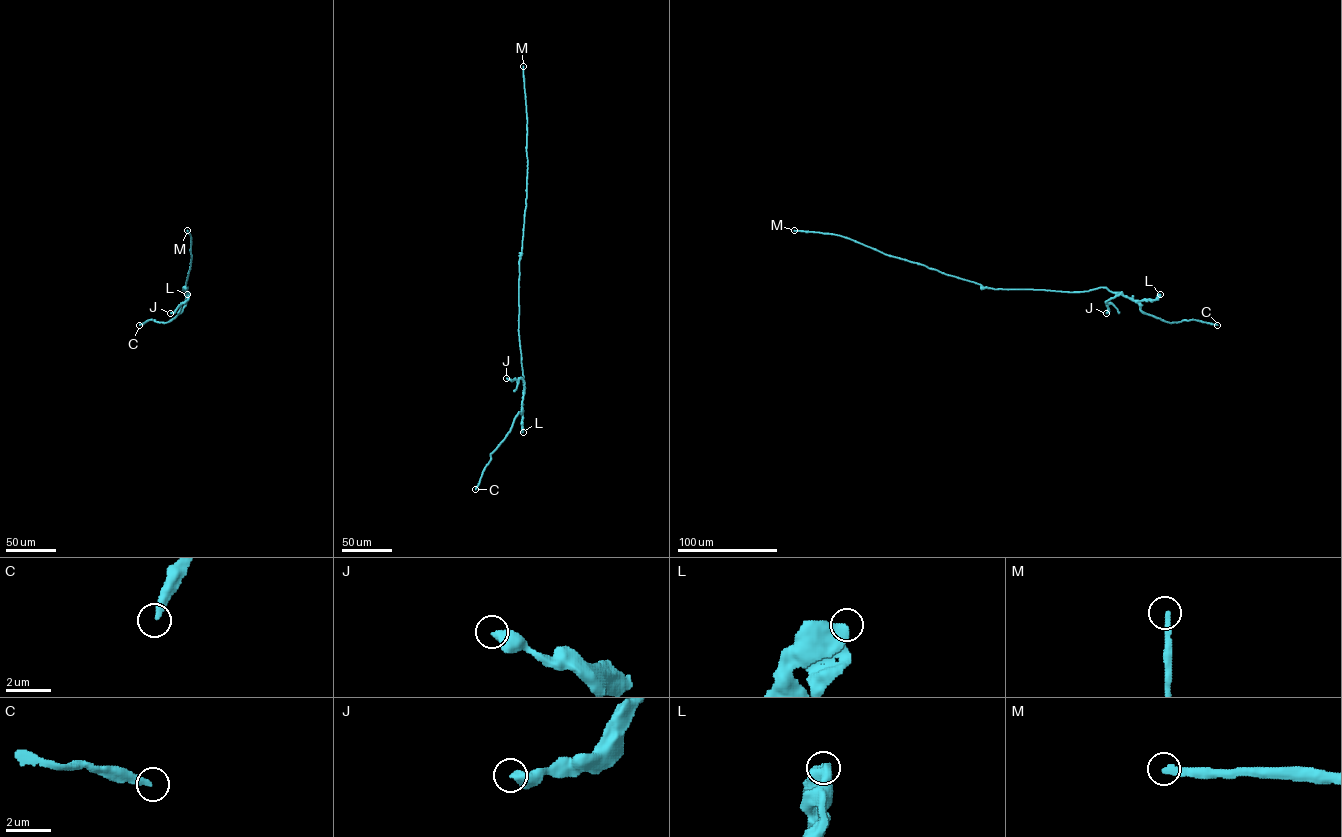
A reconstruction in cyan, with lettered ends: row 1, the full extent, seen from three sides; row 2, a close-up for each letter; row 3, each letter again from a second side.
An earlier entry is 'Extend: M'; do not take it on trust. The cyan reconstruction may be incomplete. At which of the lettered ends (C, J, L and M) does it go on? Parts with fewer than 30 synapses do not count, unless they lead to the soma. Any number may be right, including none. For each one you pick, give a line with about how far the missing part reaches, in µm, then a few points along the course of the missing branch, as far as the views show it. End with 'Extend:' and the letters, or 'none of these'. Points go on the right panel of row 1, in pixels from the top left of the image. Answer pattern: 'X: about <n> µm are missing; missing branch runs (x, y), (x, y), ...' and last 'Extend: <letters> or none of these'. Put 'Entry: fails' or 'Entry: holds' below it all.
M: about 300 µm are missing
Extend: M
Entry: holds

